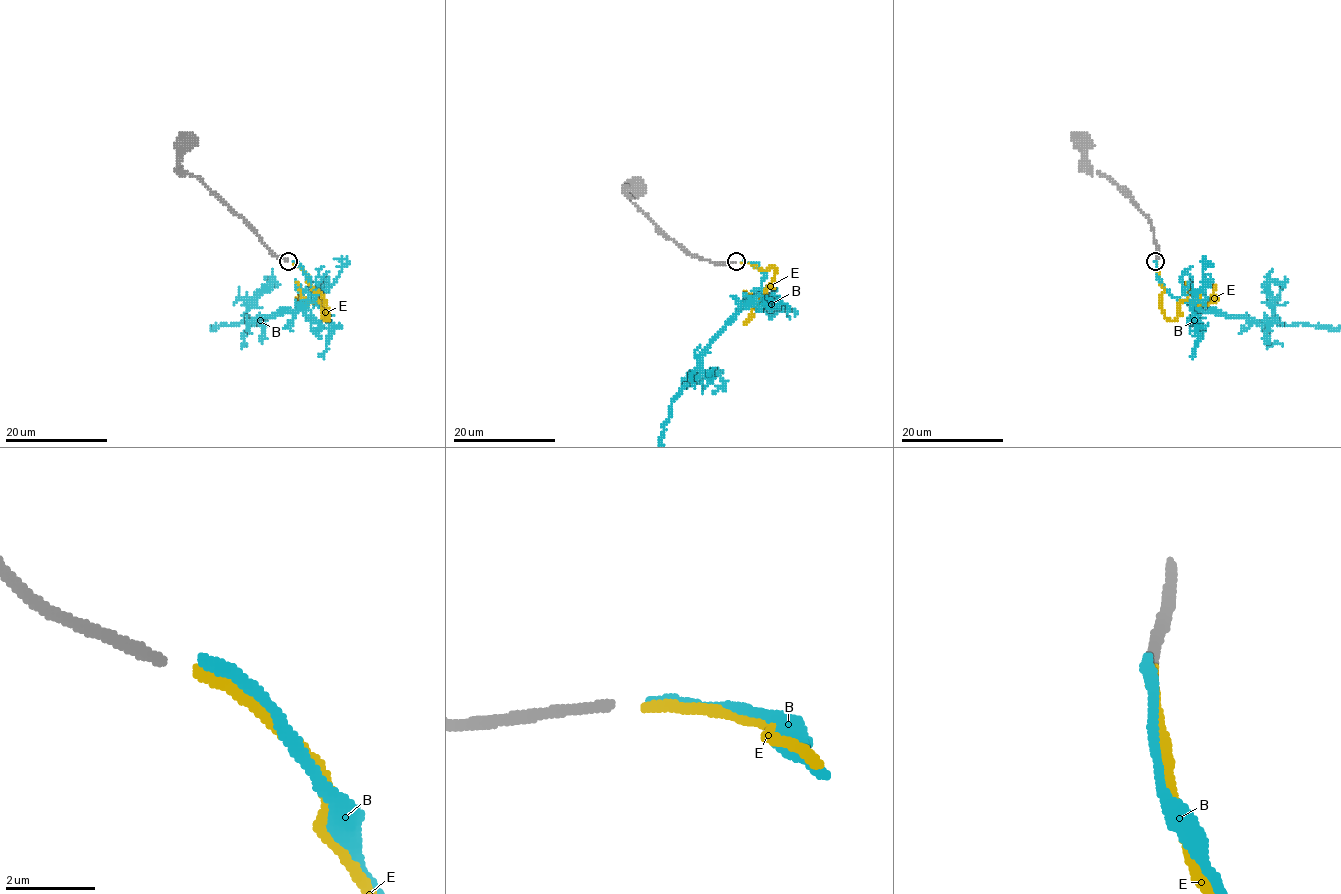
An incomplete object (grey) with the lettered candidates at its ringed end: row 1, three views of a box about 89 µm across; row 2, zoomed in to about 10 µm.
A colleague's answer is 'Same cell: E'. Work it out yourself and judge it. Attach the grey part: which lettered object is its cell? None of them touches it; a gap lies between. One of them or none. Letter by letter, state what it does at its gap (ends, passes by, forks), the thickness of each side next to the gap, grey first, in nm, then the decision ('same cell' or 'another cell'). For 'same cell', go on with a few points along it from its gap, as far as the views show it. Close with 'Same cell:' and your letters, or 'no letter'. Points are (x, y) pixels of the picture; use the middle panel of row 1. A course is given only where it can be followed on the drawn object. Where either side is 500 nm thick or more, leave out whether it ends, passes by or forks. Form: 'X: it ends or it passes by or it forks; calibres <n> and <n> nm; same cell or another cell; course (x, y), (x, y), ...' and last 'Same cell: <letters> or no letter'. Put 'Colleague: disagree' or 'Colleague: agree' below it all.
B: it ends; calibres 240 and 280 nm; another cell
E: it ends; calibres 240 and 260 nm; same cell; course (740, 262), (751, 263), (762, 269), (775, 268), (773, 280), (746, 319)
Same cell: E
Colleague: agree

